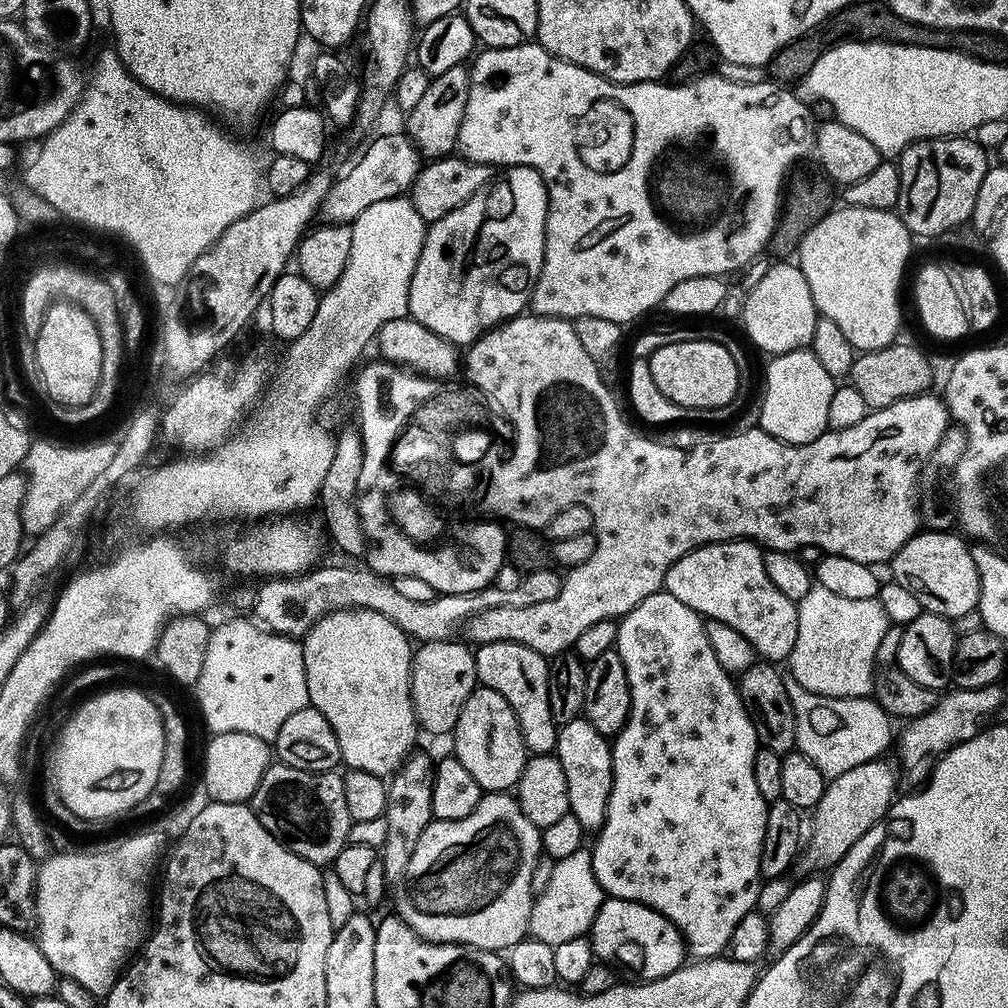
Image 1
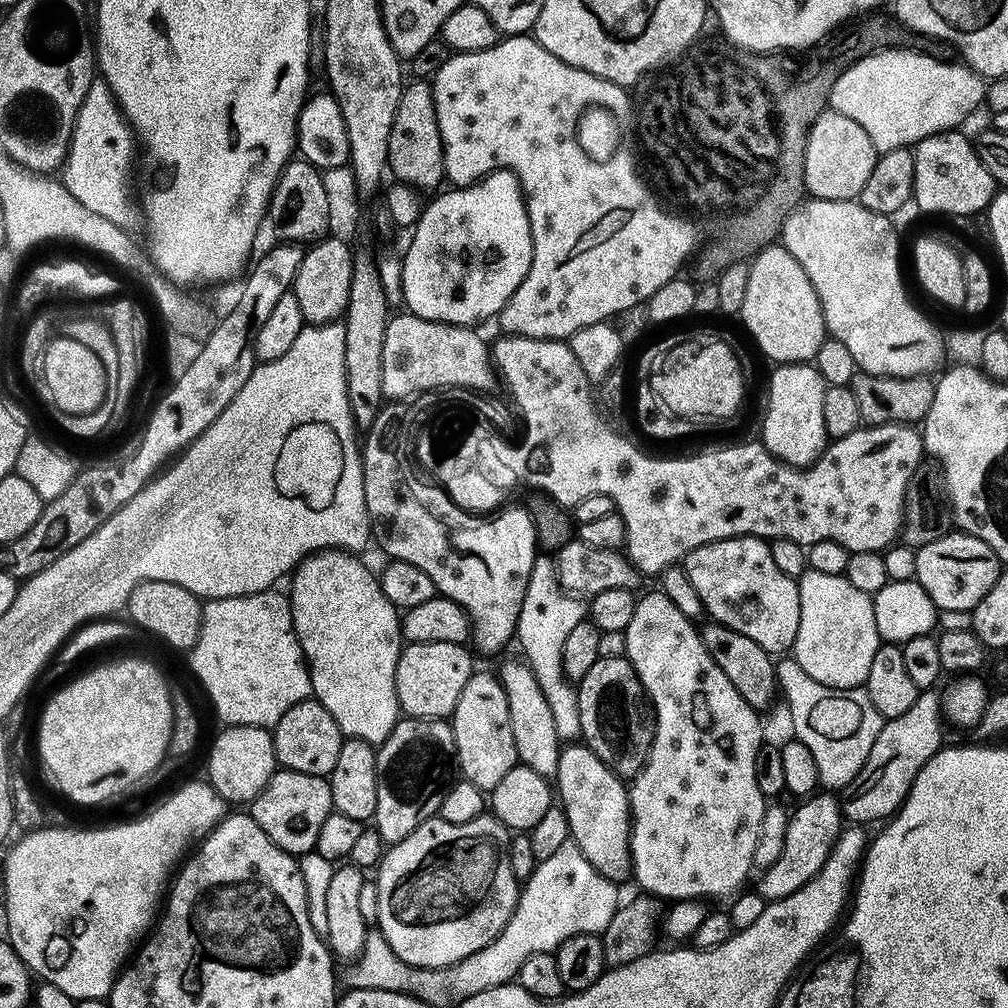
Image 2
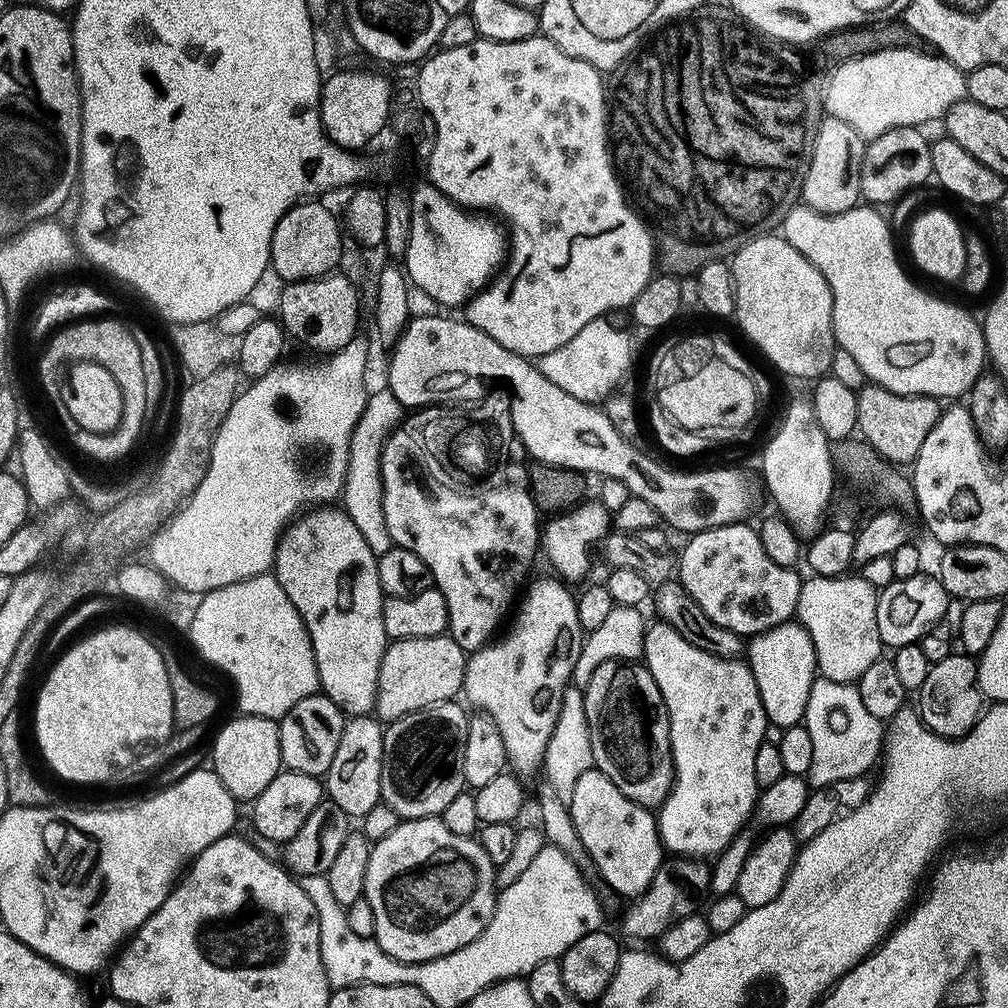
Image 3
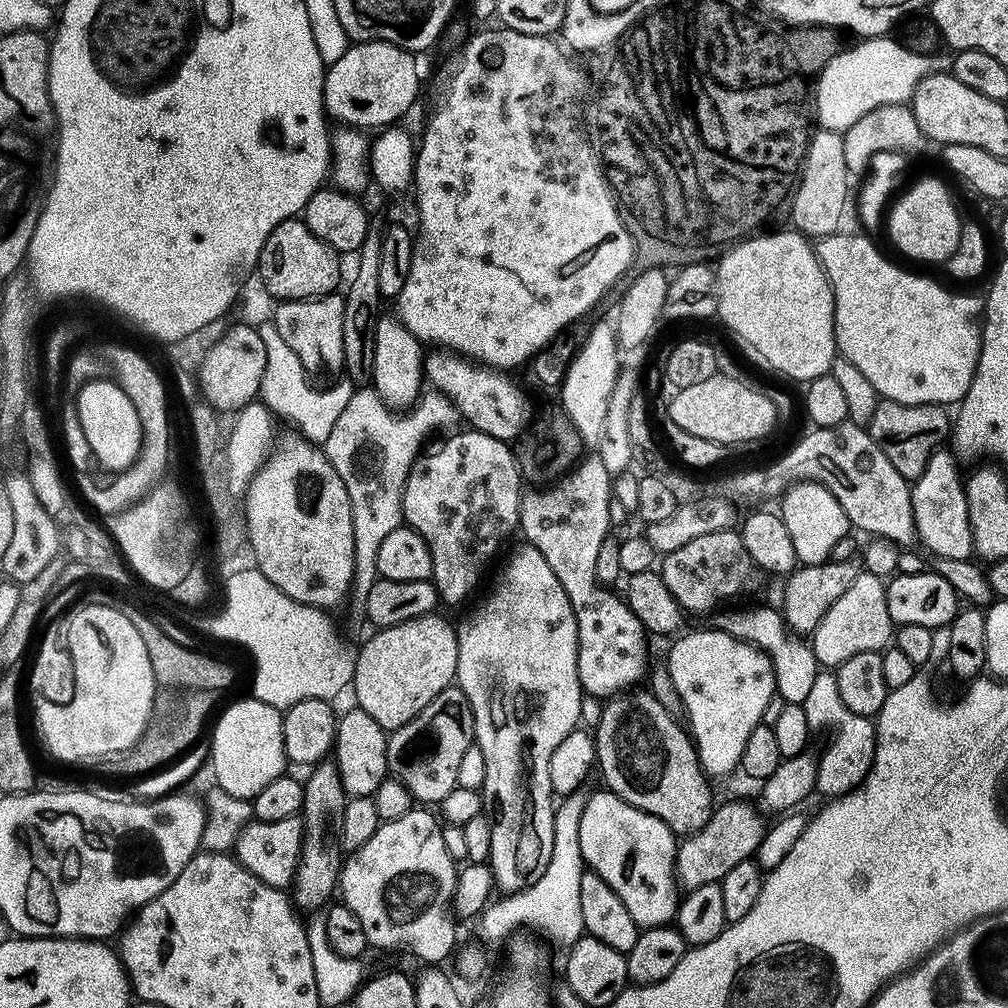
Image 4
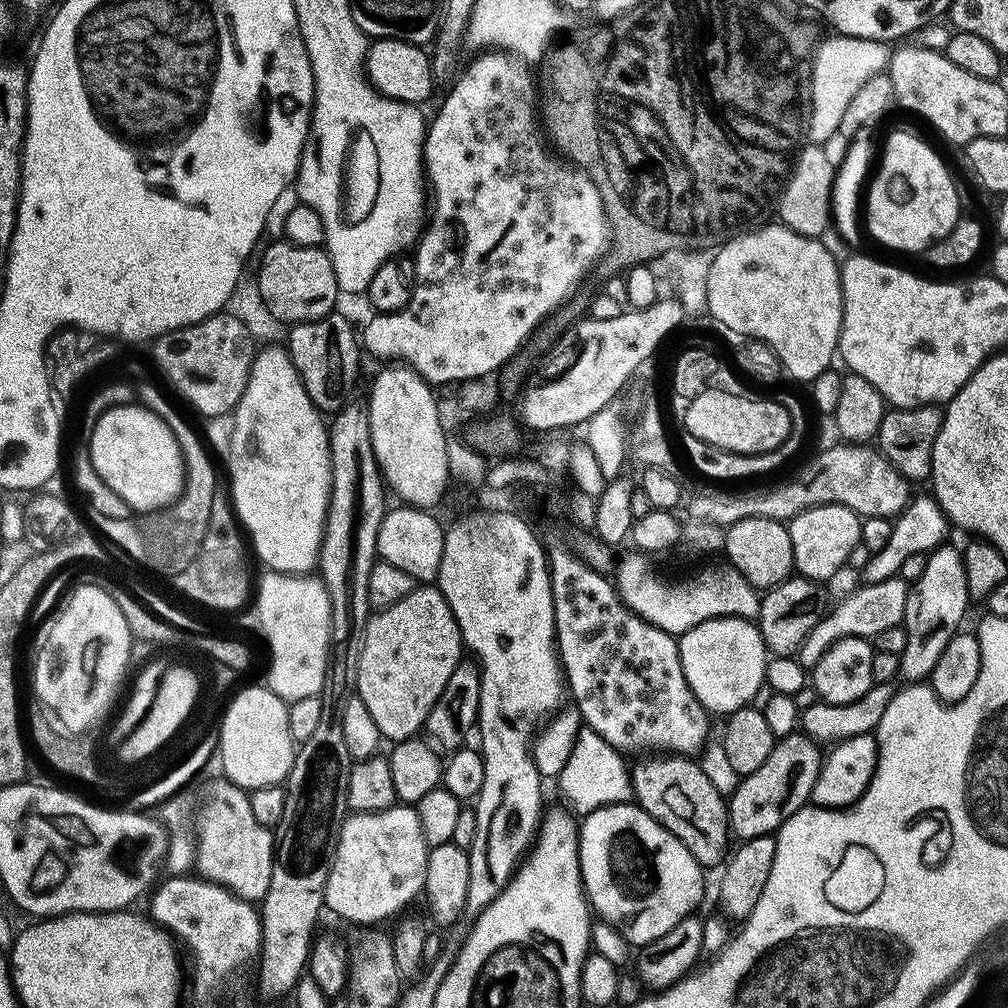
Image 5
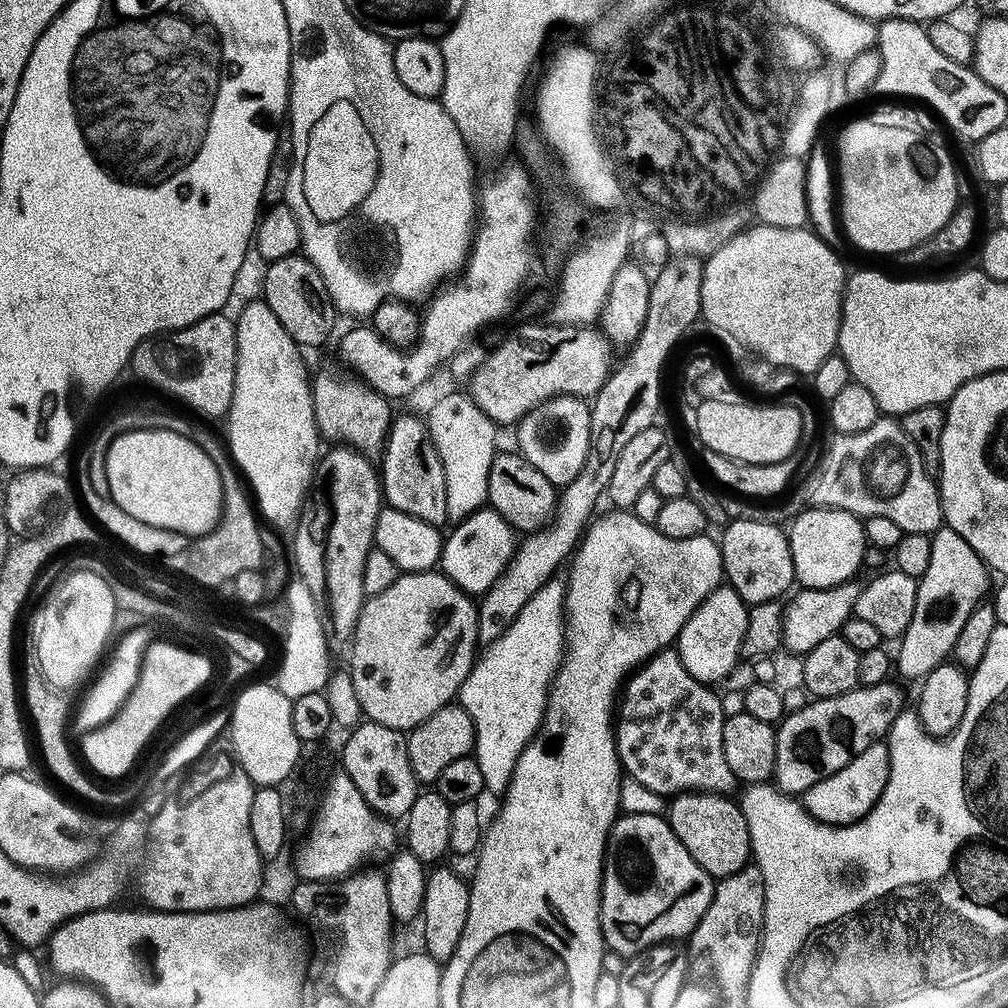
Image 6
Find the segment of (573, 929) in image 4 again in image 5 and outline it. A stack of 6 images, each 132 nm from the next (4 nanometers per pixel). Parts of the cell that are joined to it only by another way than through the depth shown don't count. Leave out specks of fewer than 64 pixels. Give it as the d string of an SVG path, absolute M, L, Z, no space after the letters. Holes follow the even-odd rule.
M587 726L579 729L573 750L556 783L566 805L575 815L585 816L610 804L625 804L633 799L632 778L625 757L601 735Z

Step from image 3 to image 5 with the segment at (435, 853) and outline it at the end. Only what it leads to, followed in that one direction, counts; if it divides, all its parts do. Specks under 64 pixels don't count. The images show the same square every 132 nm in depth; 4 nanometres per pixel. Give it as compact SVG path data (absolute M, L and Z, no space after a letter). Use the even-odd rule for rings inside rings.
M403 802L397 803L391 808L381 812L352 812L340 827L340 837L336 847L336 861L332 864L332 869L326 882L324 891L324 908L332 911L334 915L341 916L344 920L350 920L354 924L376 924L379 920L388 920L391 916L396 916L416 895L423 893L424 883L426 882L427 860L429 854L428 843L422 834L422 822L418 822L418 814L415 807L409 806Z

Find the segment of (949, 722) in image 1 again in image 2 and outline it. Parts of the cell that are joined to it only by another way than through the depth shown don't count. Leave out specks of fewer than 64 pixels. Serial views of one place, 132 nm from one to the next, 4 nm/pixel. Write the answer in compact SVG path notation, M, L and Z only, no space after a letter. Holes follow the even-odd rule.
M924 690L917 695L914 706L898 718L885 720L880 727L878 738L870 750L870 758L862 766L855 778L839 793L840 811L845 821L856 826L867 826L875 820L884 822L904 803L912 789L914 778L926 766L934 753L940 751L944 736L945 721L941 713L941 693L936 690Z

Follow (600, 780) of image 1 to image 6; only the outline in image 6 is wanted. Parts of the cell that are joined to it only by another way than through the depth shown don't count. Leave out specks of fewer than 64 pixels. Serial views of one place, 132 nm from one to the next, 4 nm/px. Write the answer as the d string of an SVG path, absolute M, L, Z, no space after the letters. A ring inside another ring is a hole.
M644 813L617 815L616 820L612 823L612 829L608 832L608 844L604 848L604 872L600 875L600 932L604 935L605 945L611 951L627 958L635 956L637 952L645 952L646 949L653 948L655 944L676 942L681 939L679 936L687 937L700 925L700 920L706 914L712 901L713 887L714 877L706 874L706 870L702 870L702 866L698 866L698 862L694 862L694 858L690 858L690 850L686 850L686 846L682 846L682 842L678 842L674 830L670 830L668 821L663 815Z

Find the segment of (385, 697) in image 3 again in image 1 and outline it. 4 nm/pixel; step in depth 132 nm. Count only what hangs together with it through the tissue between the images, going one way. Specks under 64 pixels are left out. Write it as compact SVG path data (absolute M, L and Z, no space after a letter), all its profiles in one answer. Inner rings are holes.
M455 639L430 640L421 643L412 654L412 709L416 715L417 725L432 736L444 736L455 733L458 714L466 706L466 698L478 686L476 678L476 654L467 643L455 644Z

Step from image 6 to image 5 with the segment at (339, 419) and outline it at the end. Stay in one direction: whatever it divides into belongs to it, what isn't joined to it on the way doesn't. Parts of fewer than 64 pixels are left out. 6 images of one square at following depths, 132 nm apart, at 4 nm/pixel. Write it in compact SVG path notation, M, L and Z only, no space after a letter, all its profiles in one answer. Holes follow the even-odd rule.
M333 314L314 322L294 324L287 329L288 356L298 370L306 394L321 410L341 409L353 395L352 387L355 386L356 375L360 372L362 348L358 343L357 329L355 332L351 322L340 315Z

